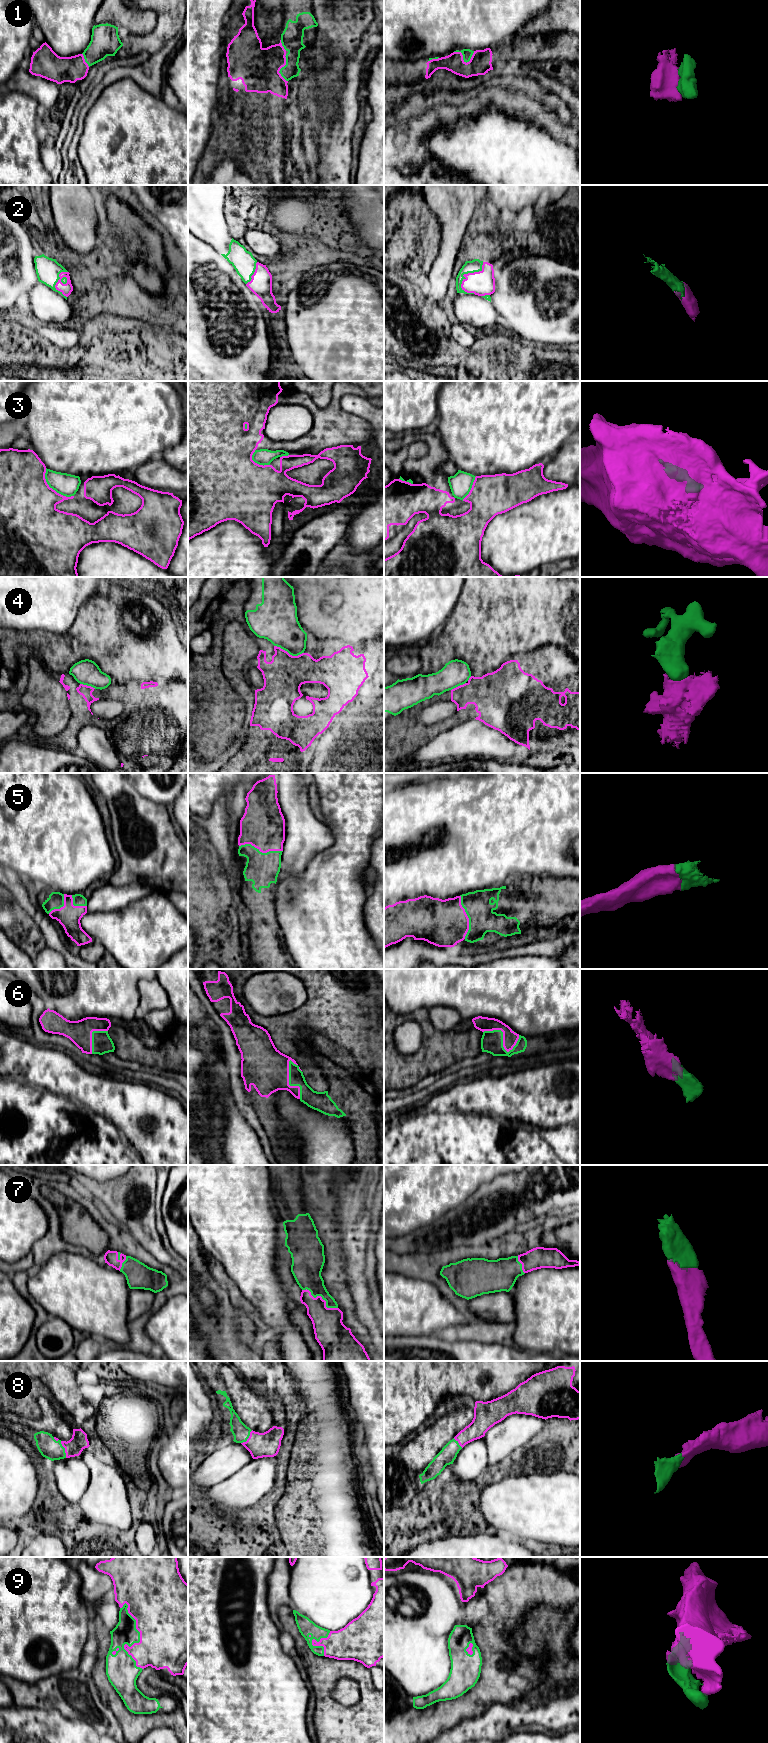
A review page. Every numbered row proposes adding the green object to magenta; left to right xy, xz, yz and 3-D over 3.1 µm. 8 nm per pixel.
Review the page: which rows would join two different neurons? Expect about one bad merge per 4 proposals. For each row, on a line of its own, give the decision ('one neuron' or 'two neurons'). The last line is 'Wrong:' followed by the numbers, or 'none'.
1: one neuron
2: one neuron
3: two neurons
4: two neurons
5: one neuron
6: one neuron
7: one neuron
8: one neuron
9: one neuron
Wrong: 3, 4

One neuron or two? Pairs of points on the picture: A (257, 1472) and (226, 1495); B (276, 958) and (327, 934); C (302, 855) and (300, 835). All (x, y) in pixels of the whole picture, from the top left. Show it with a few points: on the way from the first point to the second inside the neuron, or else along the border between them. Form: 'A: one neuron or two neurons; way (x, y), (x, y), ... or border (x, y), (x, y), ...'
A: one neuron; way (249, 1480), (234, 1494)
B: two neurons; border (280, 930), (283, 945), (290, 958)
C: one neuron; way (301, 850), (301, 840)

